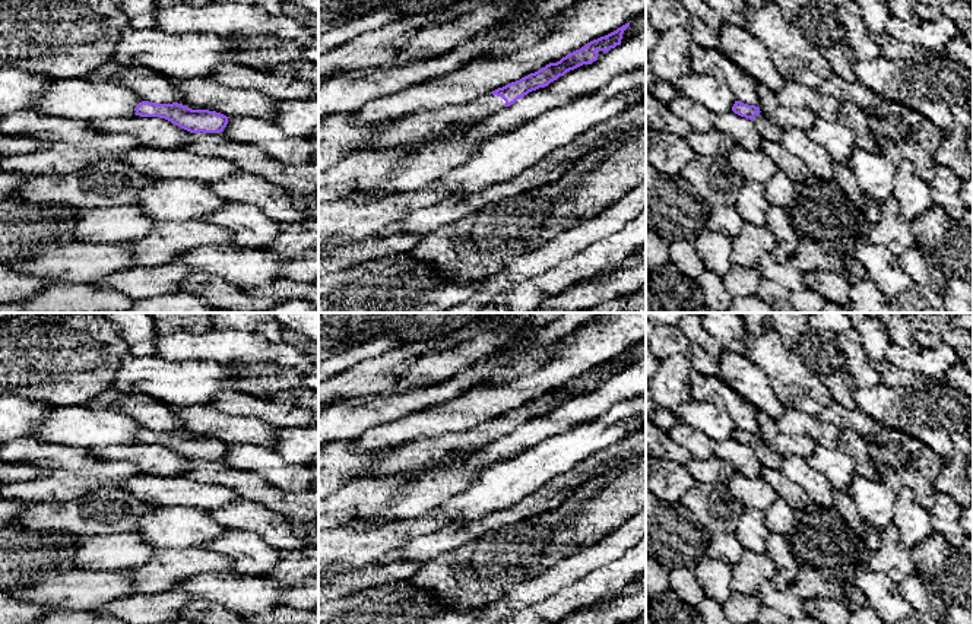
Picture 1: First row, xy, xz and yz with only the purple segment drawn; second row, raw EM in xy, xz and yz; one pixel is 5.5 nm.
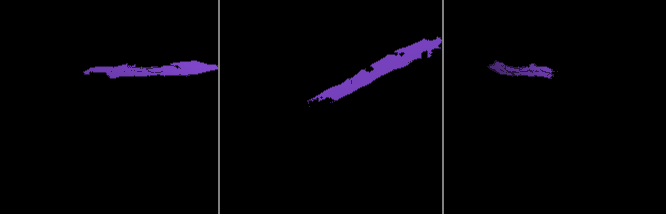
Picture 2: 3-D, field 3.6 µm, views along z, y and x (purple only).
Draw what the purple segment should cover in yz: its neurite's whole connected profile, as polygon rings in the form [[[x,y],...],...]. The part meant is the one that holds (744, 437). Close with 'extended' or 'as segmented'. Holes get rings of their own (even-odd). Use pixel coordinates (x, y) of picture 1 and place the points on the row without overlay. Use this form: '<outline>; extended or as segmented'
[[[735,428],[732,438],[741,444],[749,446],[764,468],[780,471],[783,456],[771,452],[758,434]]]; extended

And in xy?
[[[142,428],[134,435],[136,443],[159,444],[190,460],[221,460],[228,452],[226,443],[209,437],[191,437],[183,431],[155,431]]]; as segmented

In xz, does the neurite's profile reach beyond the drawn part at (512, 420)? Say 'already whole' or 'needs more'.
needs more

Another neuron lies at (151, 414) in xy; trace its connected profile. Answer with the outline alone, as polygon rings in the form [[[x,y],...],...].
[[[112,389],[98,395],[86,406],[121,411],[143,428],[155,431],[181,431],[184,428],[184,419],[177,414],[177,408],[161,403],[148,395],[129,395]]]

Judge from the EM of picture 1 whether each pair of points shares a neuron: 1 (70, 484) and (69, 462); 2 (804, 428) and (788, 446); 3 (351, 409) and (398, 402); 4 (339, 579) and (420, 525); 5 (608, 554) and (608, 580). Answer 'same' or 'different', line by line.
1: different
2: different
3: same
4: different
5: different

